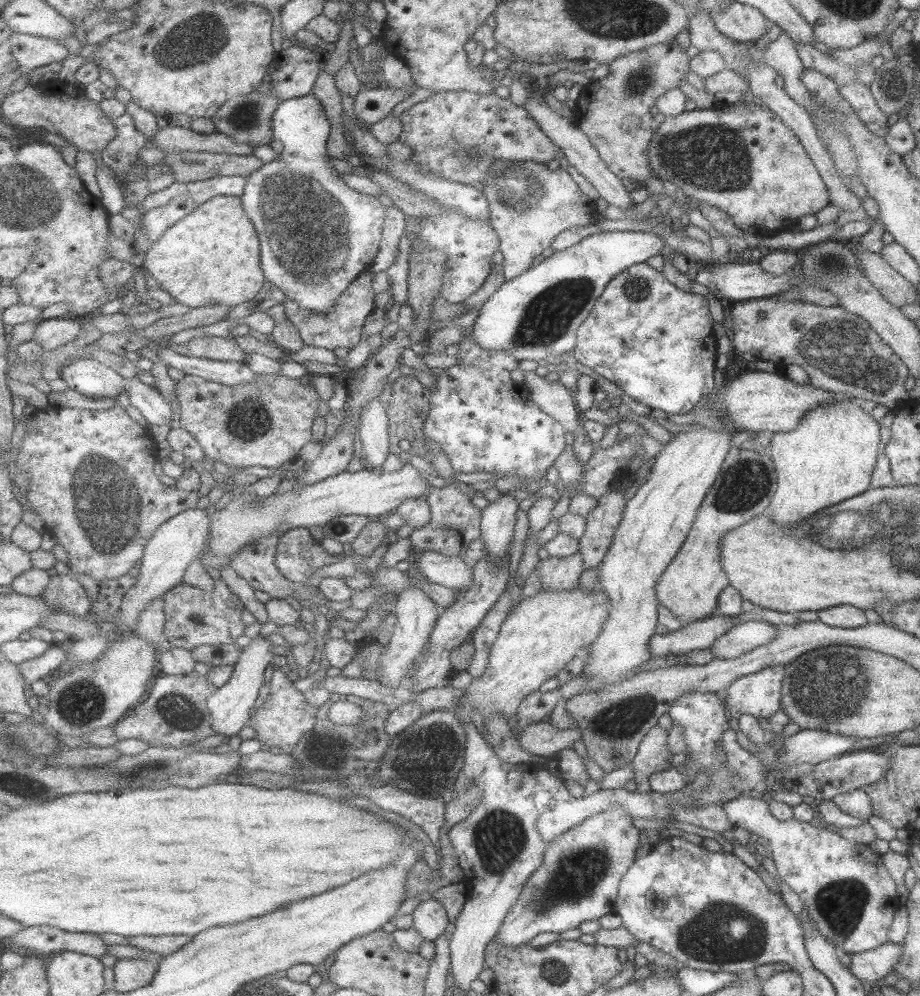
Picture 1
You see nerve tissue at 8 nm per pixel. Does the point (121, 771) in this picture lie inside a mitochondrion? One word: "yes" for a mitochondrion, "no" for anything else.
yes

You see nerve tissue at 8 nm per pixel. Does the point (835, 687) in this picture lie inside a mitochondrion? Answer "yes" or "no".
yes

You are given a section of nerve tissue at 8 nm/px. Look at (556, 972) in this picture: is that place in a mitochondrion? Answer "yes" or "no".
yes

